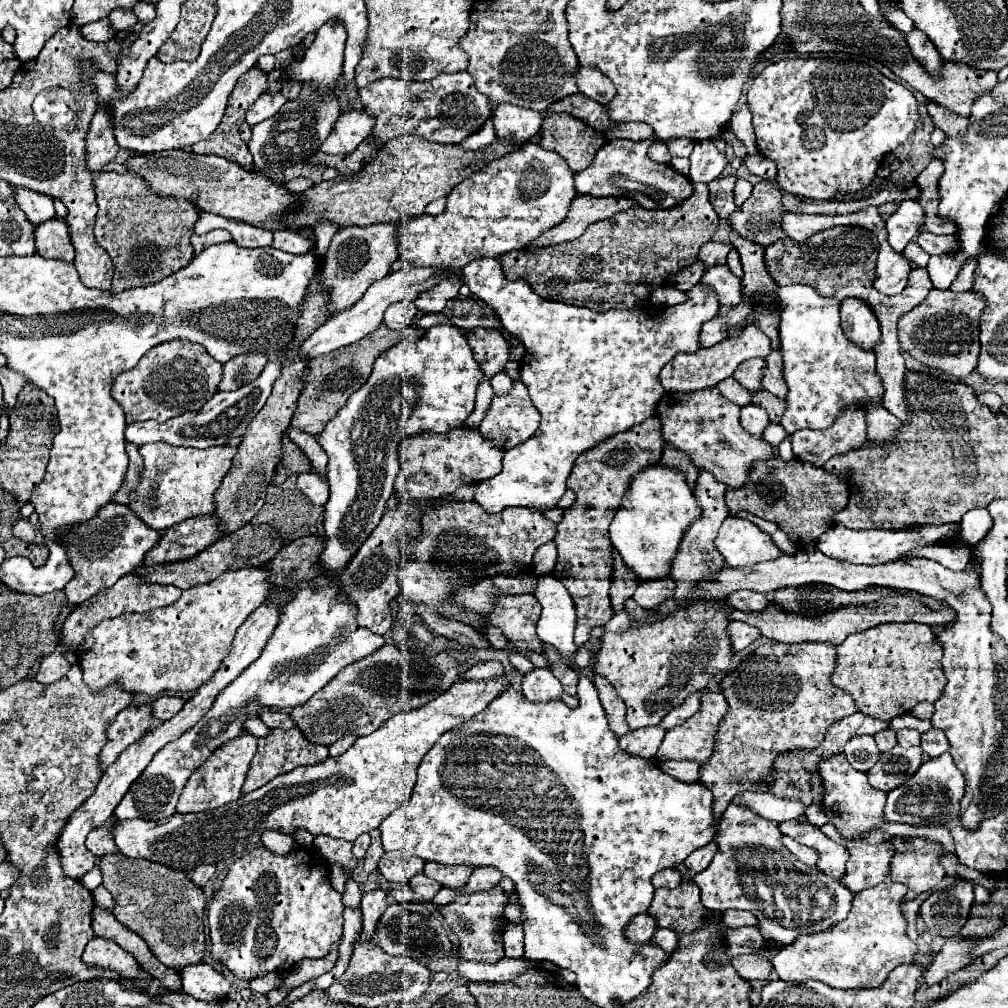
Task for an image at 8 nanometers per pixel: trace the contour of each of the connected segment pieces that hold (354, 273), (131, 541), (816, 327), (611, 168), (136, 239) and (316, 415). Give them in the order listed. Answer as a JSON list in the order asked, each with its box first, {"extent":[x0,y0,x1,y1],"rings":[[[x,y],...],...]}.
[{"extent":[321,221,401,313],"rings":[[[401,221],[379,223],[379,225],[369,225],[369,227],[353,225],[353,227],[341,227],[333,235],[331,247],[325,255],[325,265],[323,265],[323,275],[321,275],[323,291],[331,295],[329,311],[339,313],[343,309],[349,309],[363,297],[365,289],[371,283],[383,279],[389,273],[391,263],[399,257],[399,249],[397,249],[399,227],[401,227]]]},{"extent":[57,503,161,629],"rings":[[[109,503],[101,505],[97,517],[93,521],[83,521],[77,529],[69,529],[61,541],[65,541],[65,549],[69,551],[69,563],[73,565],[75,577],[65,585],[68,604],[62,608],[57,620],[57,629],[61,629],[66,617],[79,603],[97,595],[101,589],[107,589],[117,583],[123,575],[131,573],[141,561],[145,553],[161,539],[161,531],[145,525],[127,505]]]},{"extent":[777,285,883,433],"rings":[[[789,285],[777,289],[781,301],[781,357],[783,377],[789,387],[785,397],[785,415],[781,427],[787,433],[799,429],[827,429],[849,403],[879,401],[883,385],[875,373],[875,355],[871,349],[853,345],[841,329],[839,301],[823,297],[809,285]]]},{"extent":[575,135,693,209],"rings":[[[655,135],[644,141],[609,141],[603,149],[599,149],[589,169],[575,173],[577,195],[631,197],[645,209],[671,209],[691,197],[693,185],[685,175],[677,173],[671,165],[655,163],[647,157],[648,148],[657,141],[661,140]]]},{"extent":[95,171,199,293],"rings":[[[101,171],[95,175],[95,191],[97,191],[97,221],[95,221],[95,239],[97,243],[109,253],[115,265],[111,293],[121,293],[125,289],[143,287],[151,283],[159,283],[167,275],[179,271],[193,259],[191,235],[195,221],[199,217],[199,209],[193,207],[189,201],[161,197],[155,191],[147,189],[147,183],[137,177],[135,173],[117,173],[117,171]]]},{"extent":[291,325,425,435],"rings":[[[381,325],[377,331],[369,333],[369,337],[309,361],[305,389],[303,389],[303,393],[299,397],[297,411],[293,415],[291,425],[299,427],[299,429],[303,429],[303,431],[307,431],[311,435],[319,435],[321,429],[325,429],[325,425],[337,415],[337,411],[341,407],[345,407],[345,401],[349,399],[349,395],[355,393],[369,379],[369,373],[373,371],[373,363],[383,351],[387,351],[389,347],[393,347],[399,341],[417,341],[423,333],[425,331],[421,331],[417,327],[407,327],[407,329],[395,333],[387,325]]]}]

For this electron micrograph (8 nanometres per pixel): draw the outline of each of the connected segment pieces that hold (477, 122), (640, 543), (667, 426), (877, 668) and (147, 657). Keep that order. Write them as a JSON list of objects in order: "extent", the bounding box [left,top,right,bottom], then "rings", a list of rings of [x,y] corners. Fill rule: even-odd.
[{"extent":[359,71,491,145],"rings":[[[465,71],[453,75],[445,73],[433,81],[379,79],[361,89],[359,95],[363,107],[377,119],[373,127],[375,141],[387,141],[401,135],[419,135],[443,145],[461,143],[491,115],[489,99],[477,91],[473,77]]]},{"extent":[611,463,701,581],"rings":[[[663,463],[649,465],[631,477],[629,489],[611,523],[611,543],[641,581],[661,579],[669,575],[671,561],[677,555],[685,529],[699,519],[699,515],[701,509],[697,507],[683,473],[677,473]]]},{"extent":[657,389,773,489],"rings":[[[701,389],[693,393],[671,393],[657,405],[663,423],[663,439],[681,451],[687,451],[699,471],[711,471],[729,489],[739,489],[749,475],[753,461],[769,459],[773,447],[747,433],[739,423],[739,407],[727,401],[719,389]]]},{"extent":[831,623,945,719],"rings":[[[883,623],[861,633],[849,635],[839,647],[839,661],[831,675],[833,685],[847,691],[863,715],[893,719],[909,713],[917,703],[935,703],[945,689],[941,669],[941,645],[929,625],[921,623]]]},{"extent":[77,567,269,695],"rings":[[[261,567],[225,571],[211,583],[185,589],[181,599],[169,607],[159,607],[147,613],[123,613],[115,619],[101,621],[85,635],[81,647],[77,647],[83,681],[95,691],[105,689],[113,681],[117,681],[129,693],[145,695],[159,695],[163,691],[197,691],[219,669],[221,661],[229,653],[231,641],[239,625],[253,613],[253,609],[257,609],[265,601],[269,593],[267,579],[269,573]]]}]

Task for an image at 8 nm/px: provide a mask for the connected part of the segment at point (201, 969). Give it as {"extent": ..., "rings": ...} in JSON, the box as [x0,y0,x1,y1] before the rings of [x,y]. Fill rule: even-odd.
{"extent":[179,963,231,1001],"rings":[[[207,963],[187,965],[185,969],[179,971],[179,975],[181,975],[183,993],[193,995],[195,999],[203,999],[203,1001],[225,999],[231,987],[231,983]]]}

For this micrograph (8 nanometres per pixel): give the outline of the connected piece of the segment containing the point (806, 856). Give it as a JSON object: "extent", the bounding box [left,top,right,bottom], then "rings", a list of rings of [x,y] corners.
{"extent":[783,837,817,865],"rings":[[[783,837],[783,843],[787,843],[787,847],[791,849],[791,853],[799,859],[799,861],[803,861],[803,863],[807,863],[807,865],[815,865],[817,863],[817,853],[813,851],[813,849],[809,849],[809,847],[805,847],[805,845],[799,845],[795,839],[791,839],[791,837]]]}

